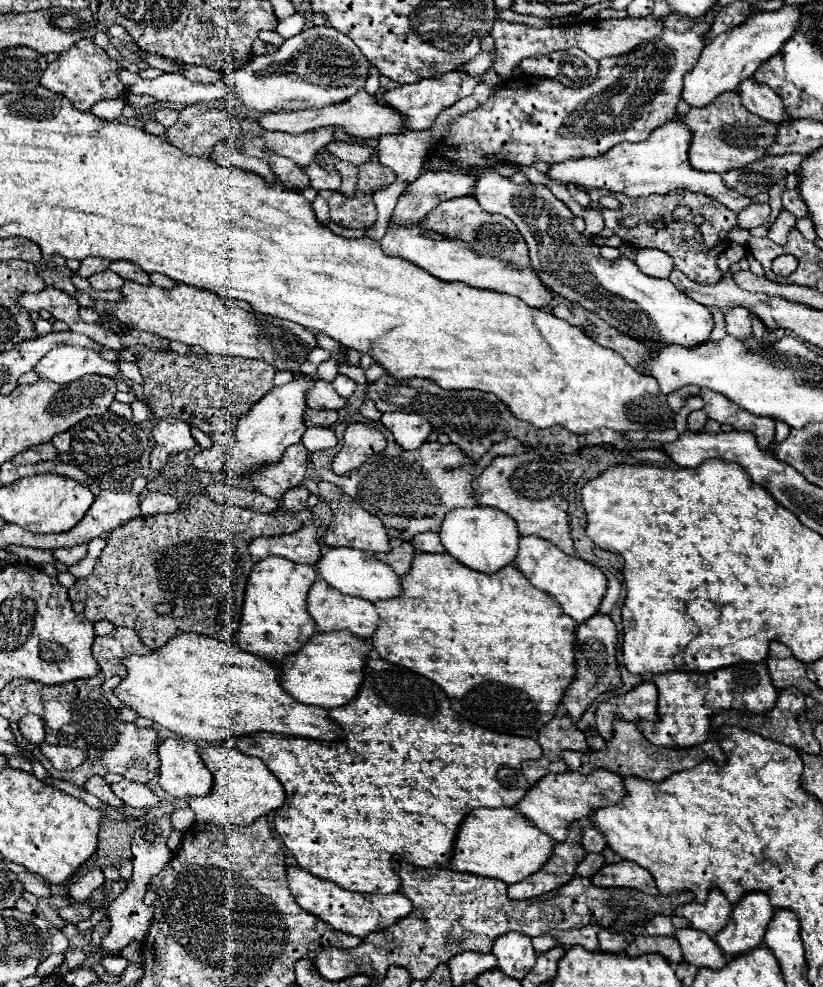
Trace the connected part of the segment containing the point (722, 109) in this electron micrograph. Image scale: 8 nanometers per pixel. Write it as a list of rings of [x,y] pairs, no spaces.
[[[728,91],[718,97],[706,107],[690,107],[690,111],[678,117],[684,125],[688,125],[692,133],[692,143],[688,149],[688,161],[698,171],[714,171],[722,173],[728,169],[744,167],[760,157],[766,155],[766,147],[772,145],[778,127],[772,121],[764,121],[754,113],[748,113],[740,103],[738,93]]]

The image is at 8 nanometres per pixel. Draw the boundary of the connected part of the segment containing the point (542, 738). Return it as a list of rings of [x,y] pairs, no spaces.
[[[568,715],[554,717],[544,729],[538,731],[538,743],[544,749],[544,757],[548,761],[560,761],[560,751],[564,749],[576,749],[576,751],[588,751],[584,733],[572,723]]]

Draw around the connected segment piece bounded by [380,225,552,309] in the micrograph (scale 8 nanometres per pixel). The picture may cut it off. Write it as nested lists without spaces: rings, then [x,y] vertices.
[[[390,225],[386,235],[382,237],[380,245],[382,251],[386,255],[394,255],[400,259],[406,259],[410,263],[416,263],[418,267],[422,267],[424,271],[428,271],[430,275],[438,277],[440,281],[448,281],[448,283],[466,283],[472,287],[480,287],[480,289],[492,289],[492,291],[500,291],[500,293],[508,293],[514,297],[520,297],[524,303],[528,303],[530,307],[546,307],[552,299],[552,293],[542,285],[542,281],[536,277],[532,267],[518,267],[506,261],[500,261],[496,257],[480,257],[478,253],[474,253],[470,247],[464,247],[462,241],[450,241],[446,237],[424,237],[424,235],[438,235],[438,233],[424,233],[424,229],[420,225],[416,227],[394,227]]]

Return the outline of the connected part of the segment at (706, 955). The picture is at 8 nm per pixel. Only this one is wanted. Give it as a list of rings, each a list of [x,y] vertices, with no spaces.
[[[684,927],[680,929],[680,933],[676,933],[676,939],[680,941],[684,959],[690,965],[712,967],[712,969],[720,969],[726,965],[726,955],[716,945],[716,941],[708,937],[708,933],[700,933],[698,929]]]

